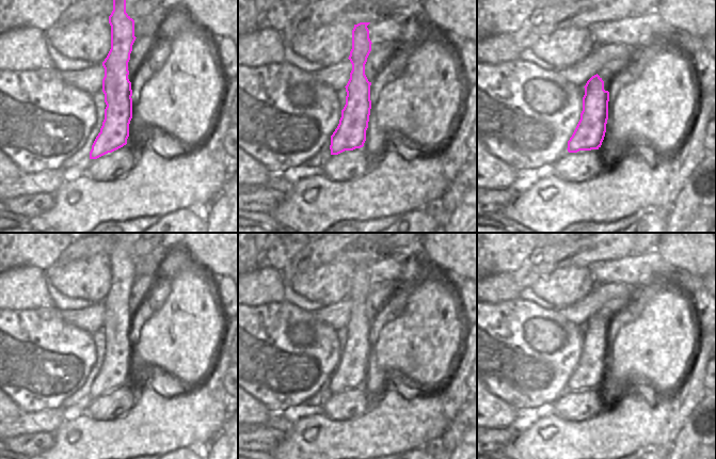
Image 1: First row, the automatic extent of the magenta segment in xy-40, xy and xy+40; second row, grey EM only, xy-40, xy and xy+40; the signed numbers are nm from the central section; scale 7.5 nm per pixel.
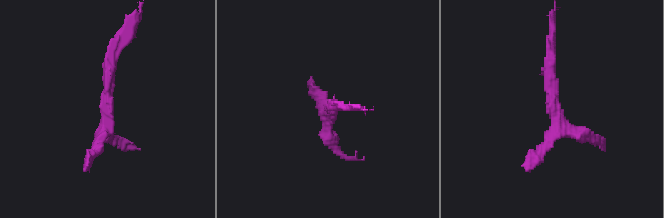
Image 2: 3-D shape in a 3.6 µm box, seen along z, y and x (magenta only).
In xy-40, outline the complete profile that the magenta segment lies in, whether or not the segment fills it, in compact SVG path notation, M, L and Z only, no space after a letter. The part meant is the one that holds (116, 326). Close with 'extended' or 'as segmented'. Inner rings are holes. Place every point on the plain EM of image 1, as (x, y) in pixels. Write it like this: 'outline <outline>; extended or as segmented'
outline M111 233L113 250L109 255L111 288L102 301L105 316L105 359L96 376L90 398L97 398L127 383L132 358L132 329L128 301L136 280L134 259L126 252L127 233Z; as segmented

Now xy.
outline M370 262L354 264L352 269L352 288L349 299L352 303L347 322L346 344L341 349L339 363L331 375L331 394L353 390L364 385L368 367L371 339L370 325L365 314L365 303L371 290L371 280L367 265Z; as segmented

